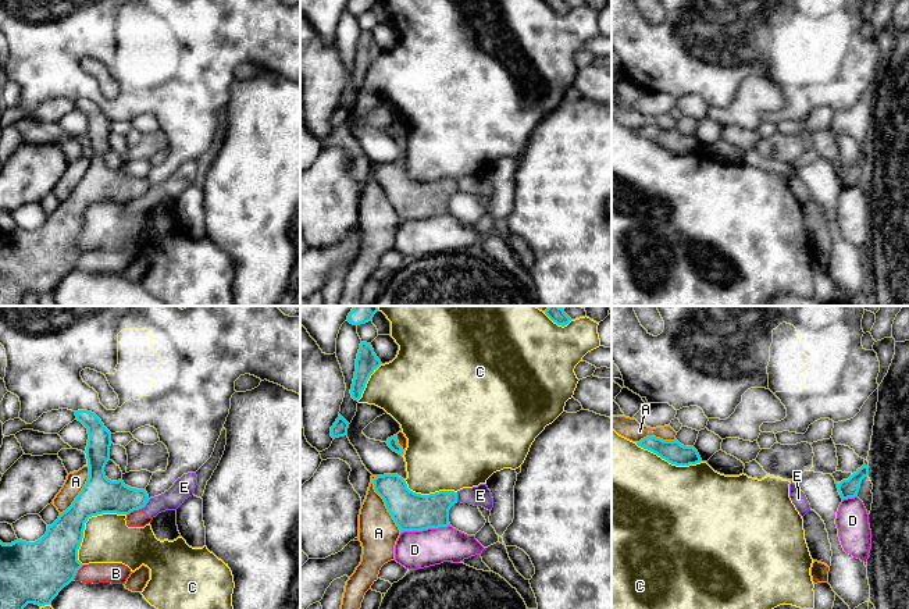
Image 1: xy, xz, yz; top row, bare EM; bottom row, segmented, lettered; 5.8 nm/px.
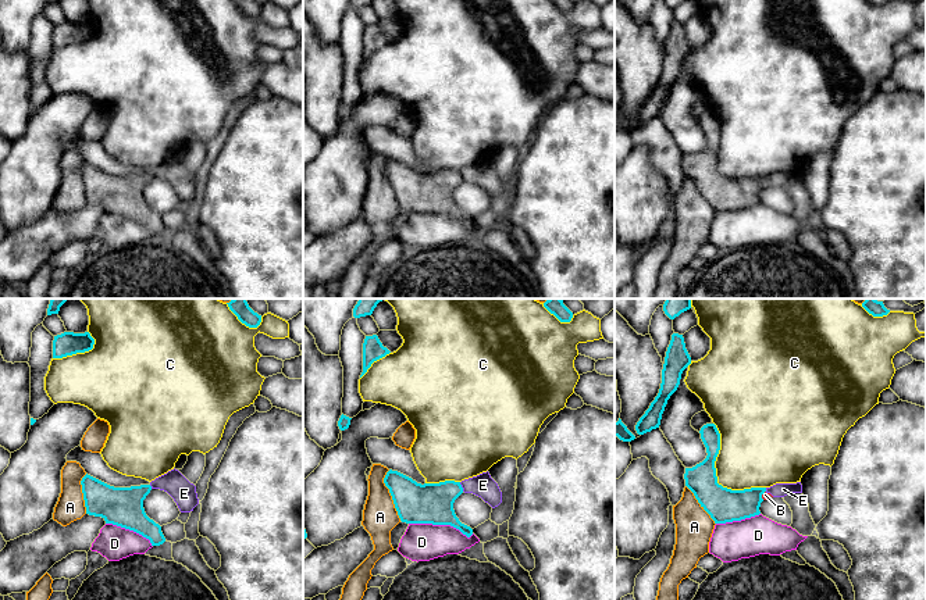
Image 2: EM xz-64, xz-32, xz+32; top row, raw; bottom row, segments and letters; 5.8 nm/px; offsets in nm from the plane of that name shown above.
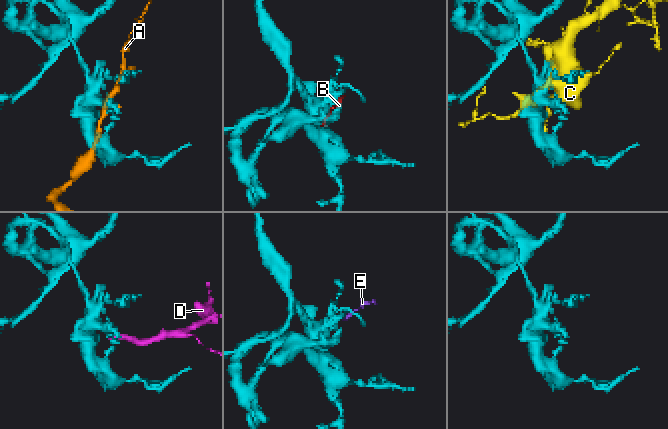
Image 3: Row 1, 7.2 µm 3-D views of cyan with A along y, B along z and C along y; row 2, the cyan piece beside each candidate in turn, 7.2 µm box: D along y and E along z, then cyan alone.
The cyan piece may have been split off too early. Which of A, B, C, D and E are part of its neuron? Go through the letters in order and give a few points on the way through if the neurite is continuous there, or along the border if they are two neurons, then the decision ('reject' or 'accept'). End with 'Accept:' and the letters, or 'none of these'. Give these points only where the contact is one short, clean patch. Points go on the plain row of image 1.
A: reject
B: reject
C: reject
D: reject
E: border xy (149, 188), (141, 198); reject
Accept: none of these

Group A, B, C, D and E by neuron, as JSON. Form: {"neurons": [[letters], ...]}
{"neurons": [["A"], ["B", "E"], ["C"], ["D"]]}

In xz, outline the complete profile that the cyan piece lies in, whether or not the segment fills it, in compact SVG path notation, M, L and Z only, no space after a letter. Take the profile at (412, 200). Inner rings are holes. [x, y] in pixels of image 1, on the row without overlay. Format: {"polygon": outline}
{"polygon": "M398 163L377 164L372 172L400 221L450 214L449 199L457 192L457 181L416 182Z"}

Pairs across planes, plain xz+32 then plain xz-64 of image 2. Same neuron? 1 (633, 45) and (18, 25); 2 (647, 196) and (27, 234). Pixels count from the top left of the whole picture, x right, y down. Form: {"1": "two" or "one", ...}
{"1": "two", "2": "two"}

